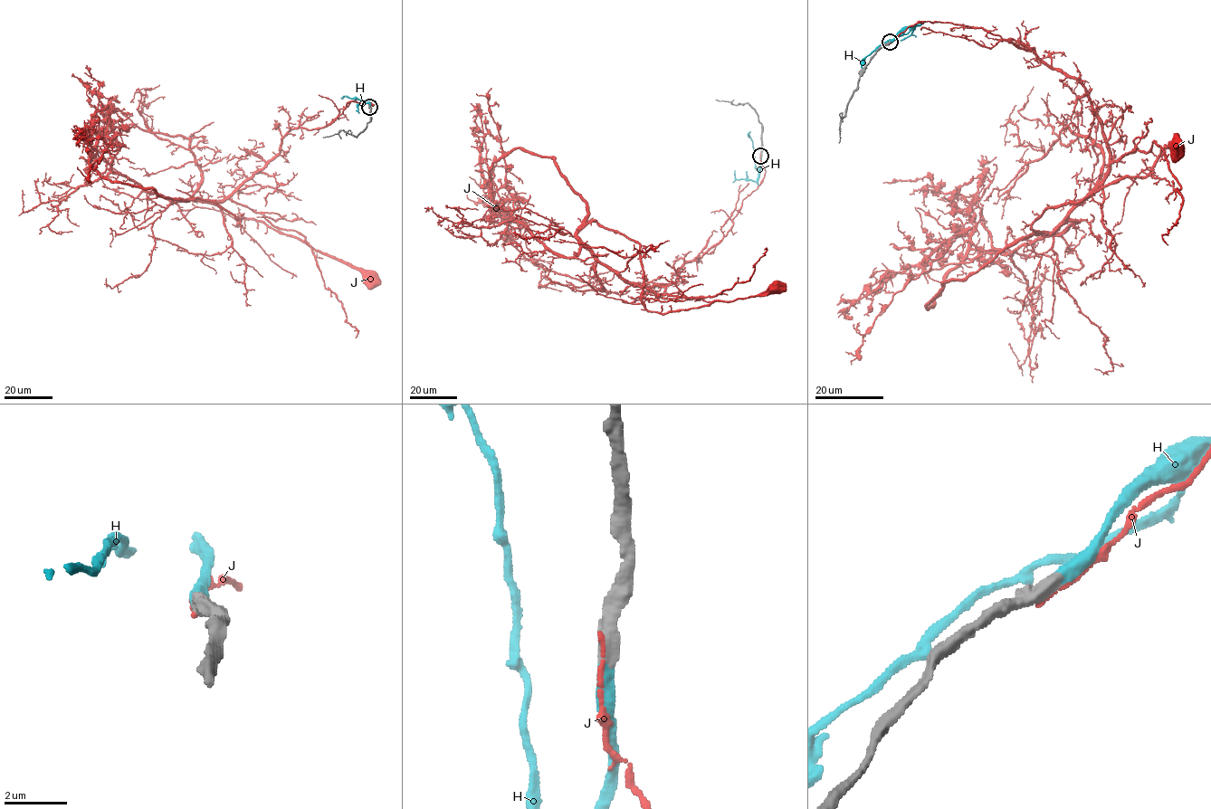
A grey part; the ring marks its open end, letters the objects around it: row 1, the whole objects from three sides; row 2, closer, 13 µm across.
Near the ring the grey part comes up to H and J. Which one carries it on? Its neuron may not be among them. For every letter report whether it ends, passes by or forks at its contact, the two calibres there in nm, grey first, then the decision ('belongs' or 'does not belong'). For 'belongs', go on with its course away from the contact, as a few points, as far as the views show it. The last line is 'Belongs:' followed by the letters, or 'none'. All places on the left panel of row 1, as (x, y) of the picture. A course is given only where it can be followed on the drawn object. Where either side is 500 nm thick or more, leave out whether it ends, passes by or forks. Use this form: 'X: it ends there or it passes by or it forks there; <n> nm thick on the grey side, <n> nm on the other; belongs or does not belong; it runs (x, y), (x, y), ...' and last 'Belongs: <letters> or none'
H: 500 nm thick on the grey side, 440 nm on the other; belongs; it runs (369, 107), (369, 103), (363, 101), (356, 110)
J: 650 nm thick on the grey side, 130 nm on the other; does not belong
Belongs: H

